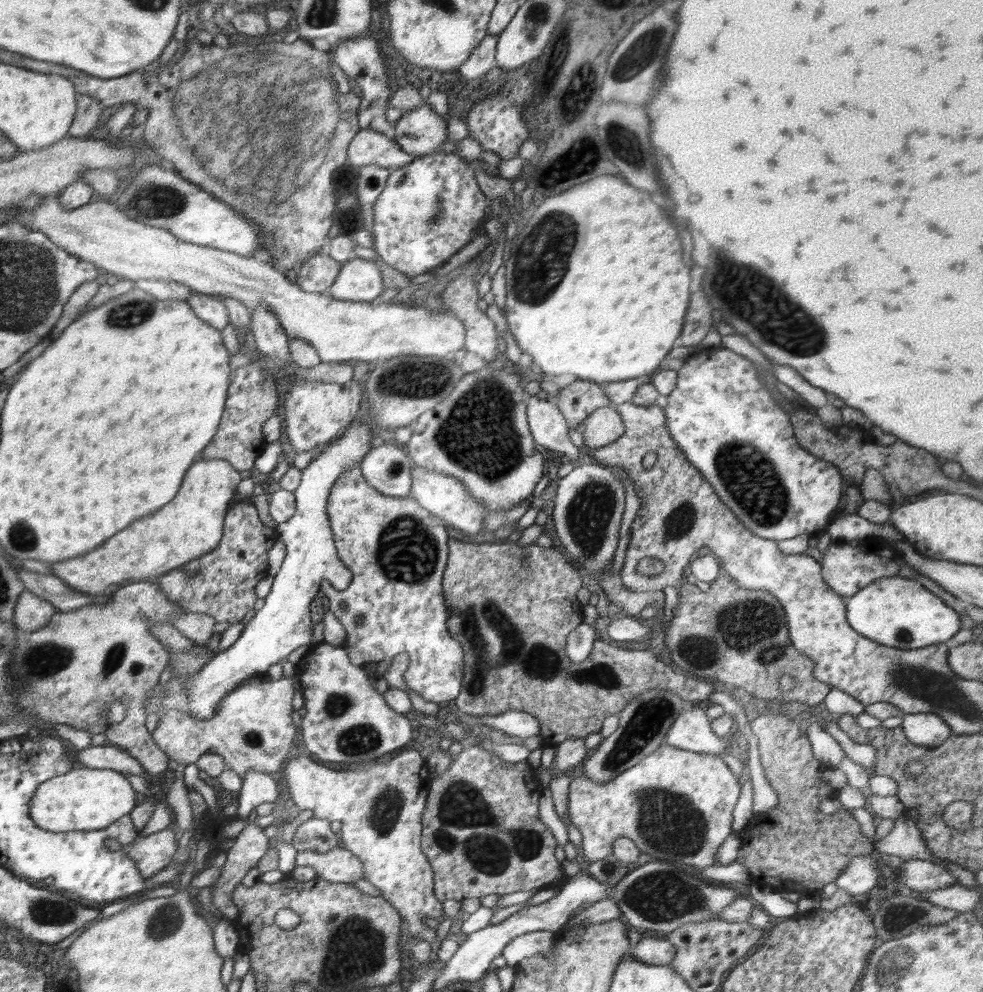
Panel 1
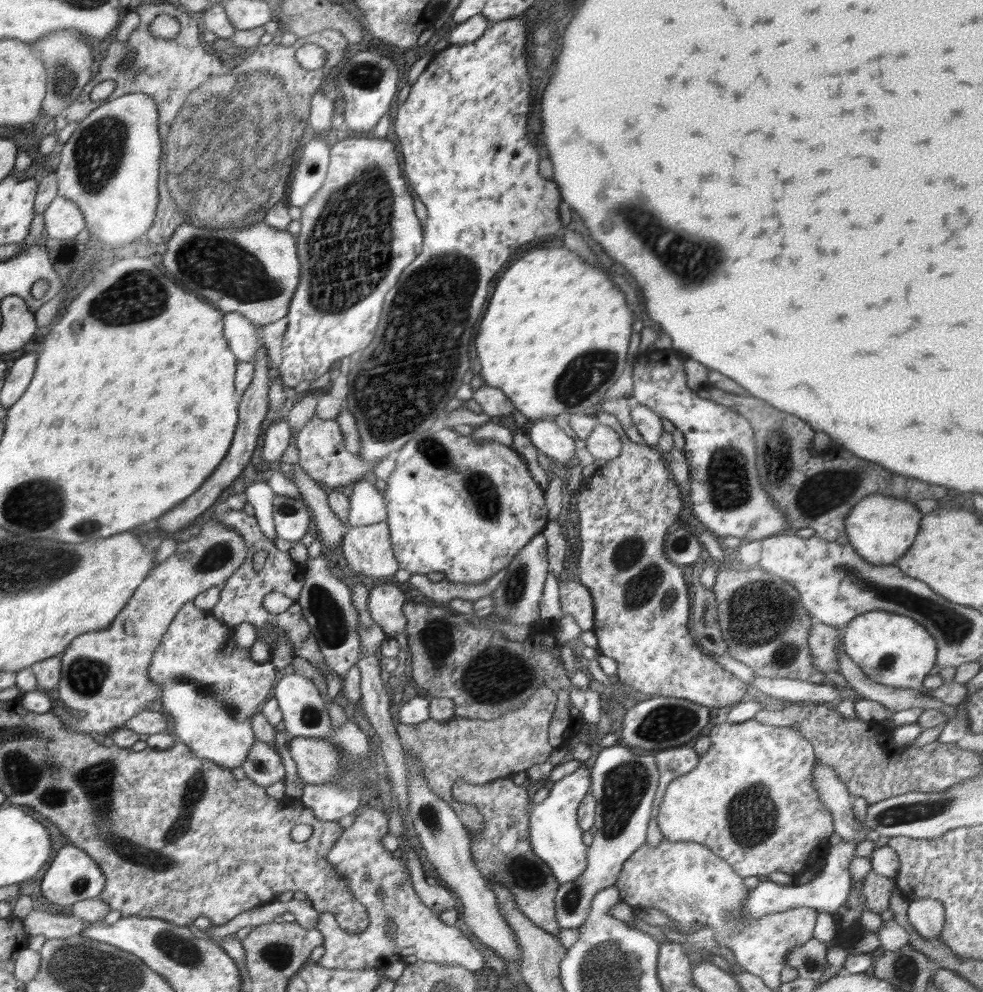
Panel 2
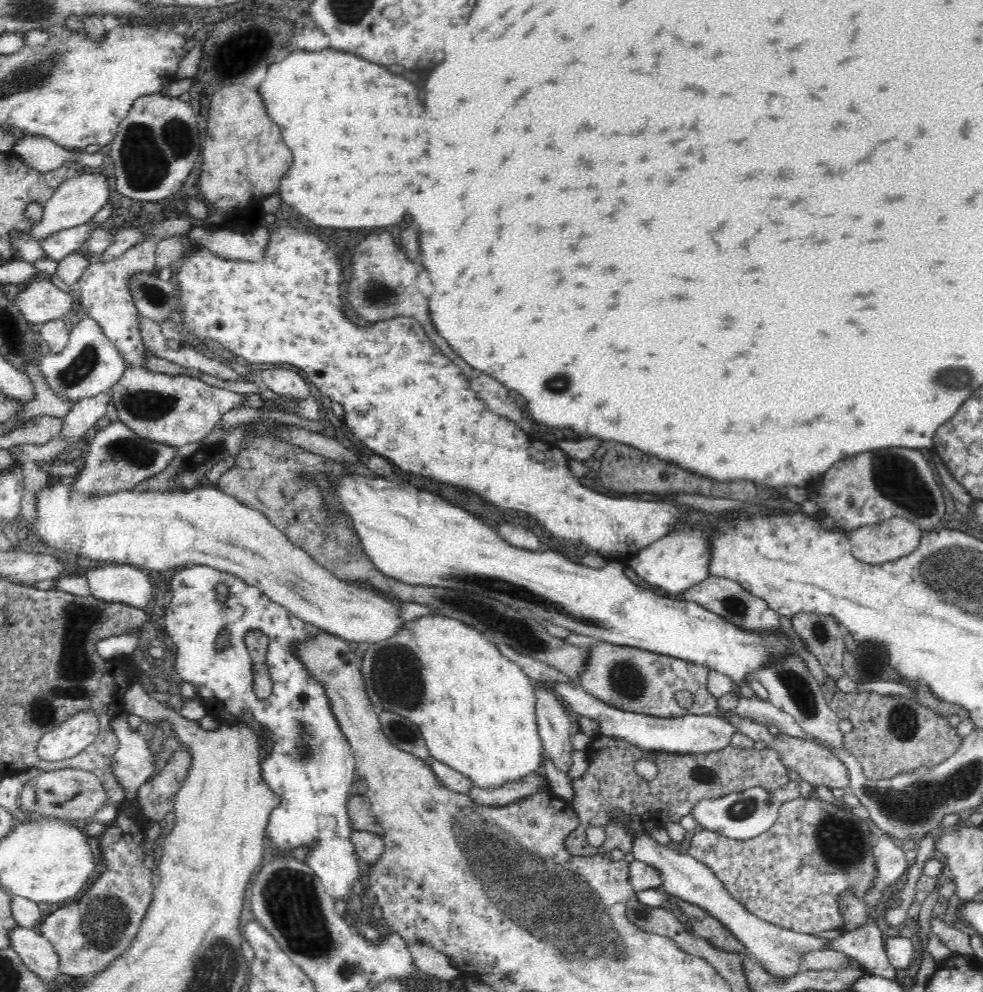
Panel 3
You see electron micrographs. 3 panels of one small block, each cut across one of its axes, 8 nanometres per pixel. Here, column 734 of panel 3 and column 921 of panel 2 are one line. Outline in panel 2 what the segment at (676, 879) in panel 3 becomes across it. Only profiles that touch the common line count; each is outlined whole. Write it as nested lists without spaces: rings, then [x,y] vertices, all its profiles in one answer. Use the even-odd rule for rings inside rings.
[[[930,897],[912,900],[907,916],[908,922],[922,938],[936,938],[945,925],[944,905]]]

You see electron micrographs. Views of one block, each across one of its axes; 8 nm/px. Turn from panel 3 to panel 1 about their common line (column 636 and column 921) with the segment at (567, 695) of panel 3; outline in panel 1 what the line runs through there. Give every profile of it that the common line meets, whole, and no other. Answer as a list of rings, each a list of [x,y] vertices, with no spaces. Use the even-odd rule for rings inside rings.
[[[920,712],[905,714],[900,726],[906,738],[920,746],[940,746],[951,734],[949,724],[935,714]]]

